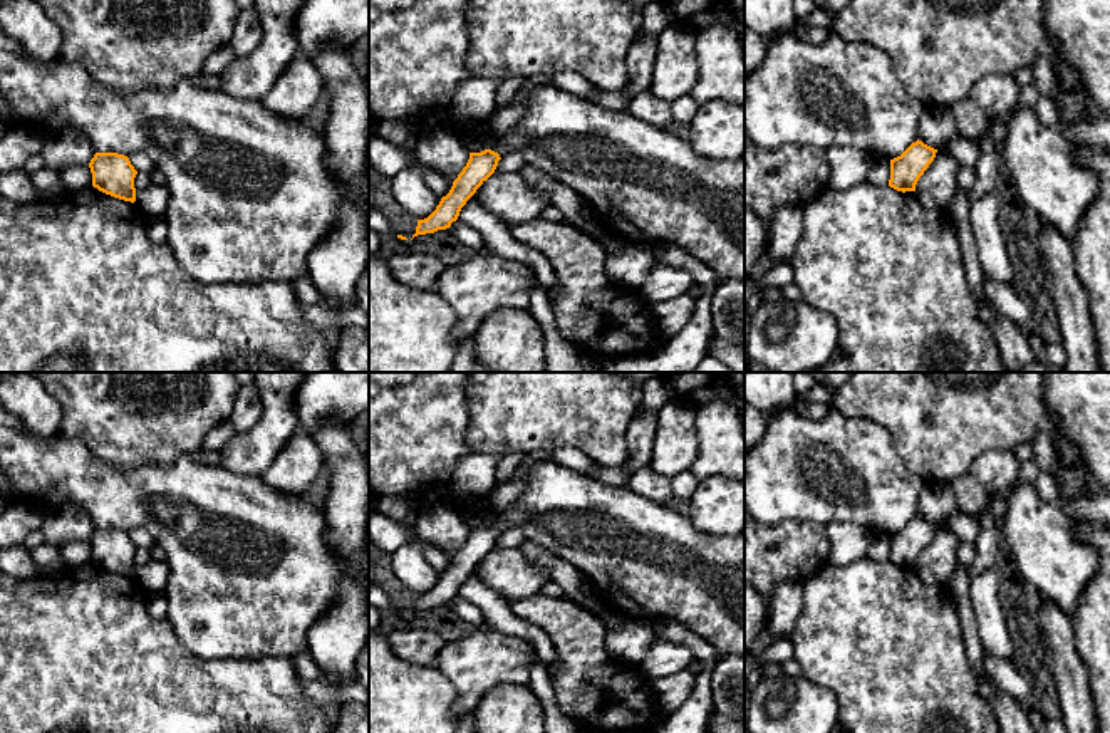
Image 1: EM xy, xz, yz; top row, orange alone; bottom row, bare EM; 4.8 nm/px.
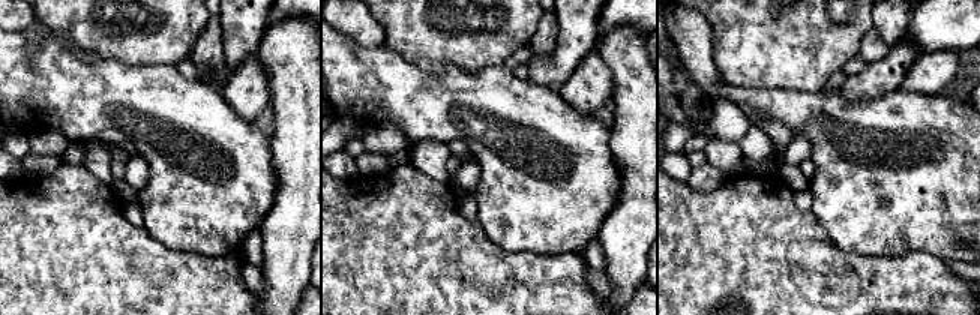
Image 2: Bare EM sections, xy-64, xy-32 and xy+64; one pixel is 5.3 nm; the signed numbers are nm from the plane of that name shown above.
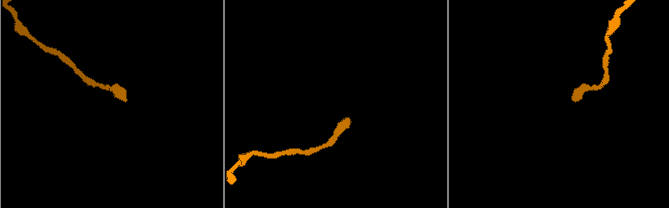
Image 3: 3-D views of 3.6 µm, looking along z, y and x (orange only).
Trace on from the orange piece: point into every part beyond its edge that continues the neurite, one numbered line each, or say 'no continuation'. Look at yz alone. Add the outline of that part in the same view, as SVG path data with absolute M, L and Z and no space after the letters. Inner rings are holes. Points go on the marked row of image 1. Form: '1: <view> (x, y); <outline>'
no continuation

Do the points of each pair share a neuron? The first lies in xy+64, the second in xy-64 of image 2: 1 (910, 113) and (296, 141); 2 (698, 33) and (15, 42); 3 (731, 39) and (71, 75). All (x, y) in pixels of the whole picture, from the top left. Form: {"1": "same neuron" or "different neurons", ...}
{"1": "different neurons", "2": "different neurons", "3": "different neurons"}

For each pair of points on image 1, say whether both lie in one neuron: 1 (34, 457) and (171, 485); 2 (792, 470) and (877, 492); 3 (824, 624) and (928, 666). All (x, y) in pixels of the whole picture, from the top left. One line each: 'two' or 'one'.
1: one
2: one
3: one

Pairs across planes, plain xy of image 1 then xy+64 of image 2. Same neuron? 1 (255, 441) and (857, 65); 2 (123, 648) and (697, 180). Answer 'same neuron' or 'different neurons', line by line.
1: different neurons
2: different neurons

